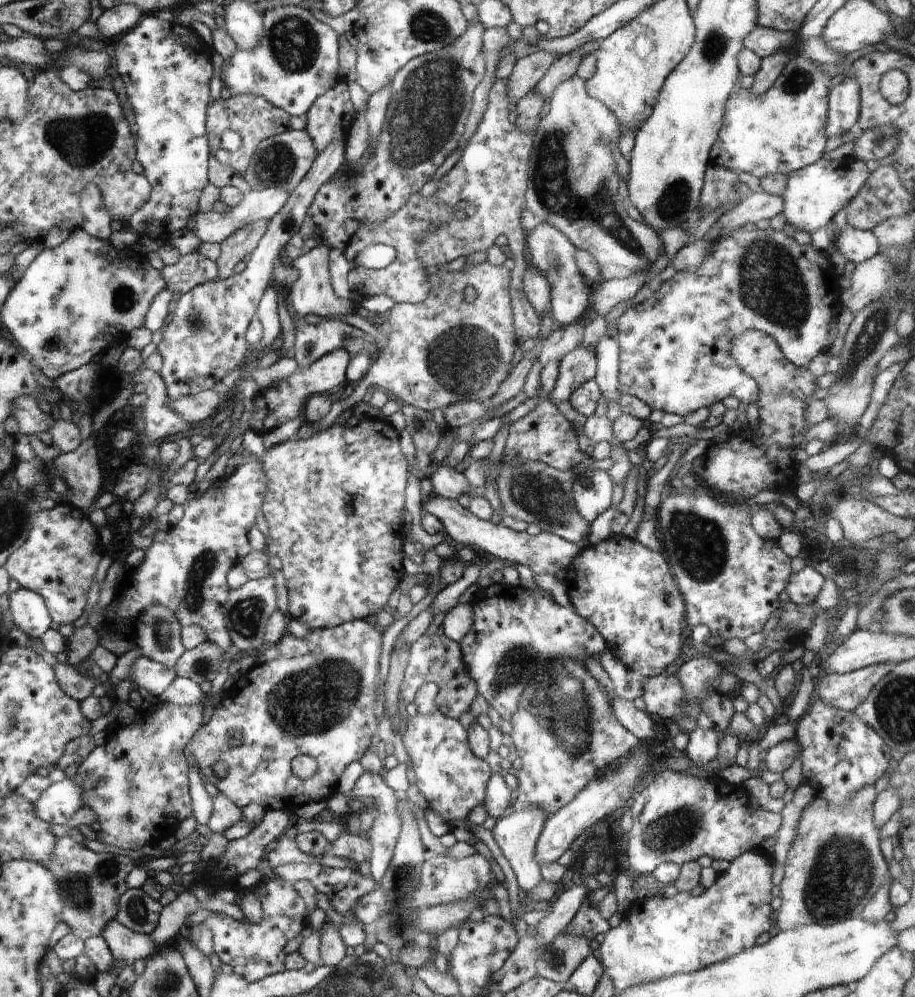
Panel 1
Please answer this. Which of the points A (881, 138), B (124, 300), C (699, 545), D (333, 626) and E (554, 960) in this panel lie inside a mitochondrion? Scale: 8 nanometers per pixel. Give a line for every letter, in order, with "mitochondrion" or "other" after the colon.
A: mitochondrion
B: mitochondrion
C: mitochondrion
D: other
E: mitochondrion

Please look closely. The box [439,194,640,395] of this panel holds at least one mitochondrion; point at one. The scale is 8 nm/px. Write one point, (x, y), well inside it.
(554, 260)

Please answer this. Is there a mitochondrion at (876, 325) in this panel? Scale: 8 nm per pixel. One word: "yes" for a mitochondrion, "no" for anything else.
yes

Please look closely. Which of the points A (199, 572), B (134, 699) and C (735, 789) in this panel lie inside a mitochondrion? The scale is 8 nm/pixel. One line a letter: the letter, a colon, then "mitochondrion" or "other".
A: mitochondrion
B: other
C: other

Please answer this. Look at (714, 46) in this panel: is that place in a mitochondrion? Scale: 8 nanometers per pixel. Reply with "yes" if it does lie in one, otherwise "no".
yes

